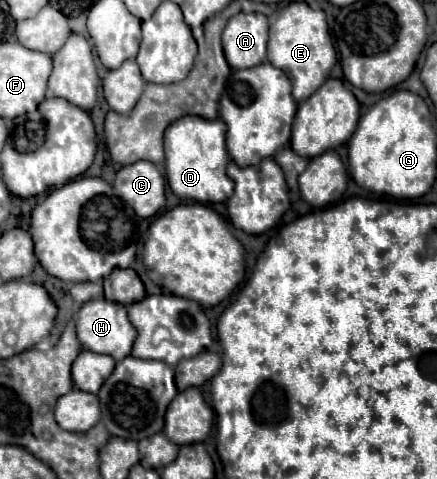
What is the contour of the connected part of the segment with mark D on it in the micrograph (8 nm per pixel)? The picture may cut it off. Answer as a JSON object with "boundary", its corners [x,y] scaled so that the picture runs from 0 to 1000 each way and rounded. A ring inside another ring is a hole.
{"boundary":[[[421,240],[394,253],[375,278],[375,319],[380,319],[380,374],[398,407],[412,415],[444,415],[453,424],[508,424],[531,399],[535,382],[517,365],[517,344],[526,336],[513,299],[513,253],[467,248],[453,240]]]}

